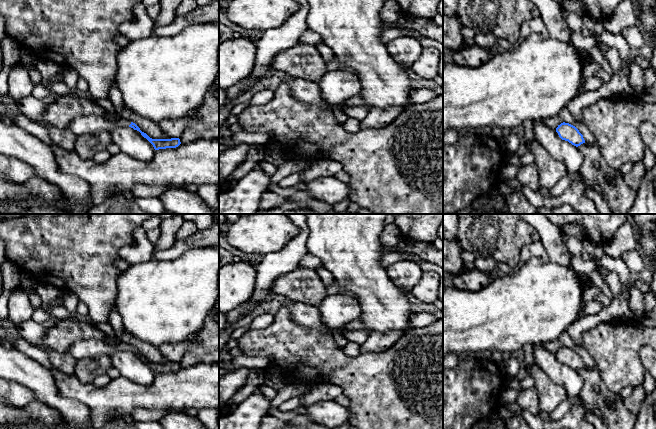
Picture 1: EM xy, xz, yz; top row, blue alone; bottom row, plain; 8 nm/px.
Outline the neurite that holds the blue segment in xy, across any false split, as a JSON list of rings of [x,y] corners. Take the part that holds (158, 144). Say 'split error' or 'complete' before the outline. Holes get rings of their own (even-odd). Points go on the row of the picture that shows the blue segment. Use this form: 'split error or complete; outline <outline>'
split error; outline [[[101,115],[81,116],[73,120],[69,126],[69,130],[75,135],[88,134],[99,130],[111,131],[116,126],[129,126],[137,130],[146,138],[154,147],[155,150],[176,148],[181,142],[179,138],[171,139],[152,139],[133,122],[120,118],[117,121],[109,121]]]

